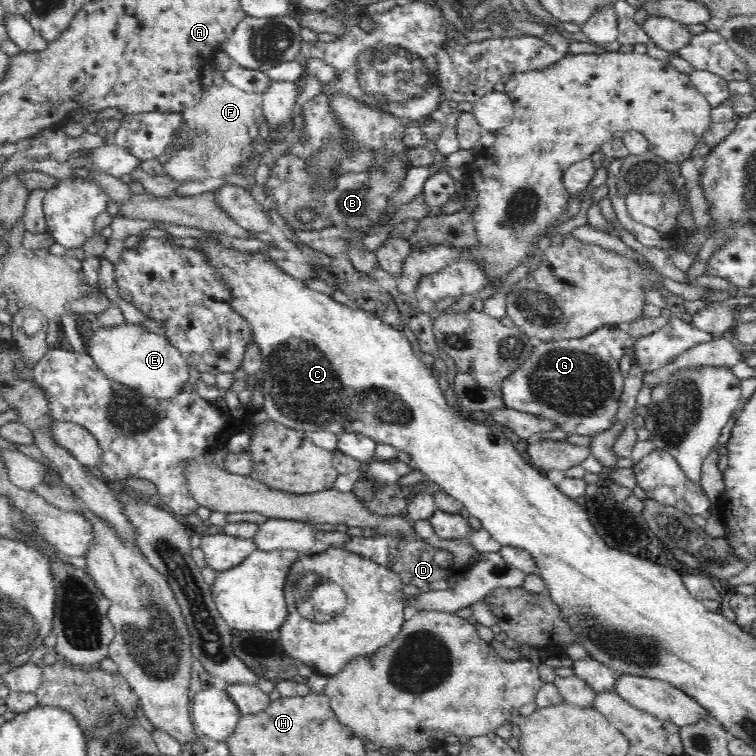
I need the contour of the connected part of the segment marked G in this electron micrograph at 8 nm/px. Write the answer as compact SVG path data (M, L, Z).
M618 325L601 326L584 338L542 342L540 346L534 348L532 356L526 359L517 371L502 381L504 407L538 416L541 414L556 422L560 429L569 434L590 436L608 430L616 418L625 382L624 374L620 373L620 360L624 355L632 354L634 344L635 338L630 337Z

